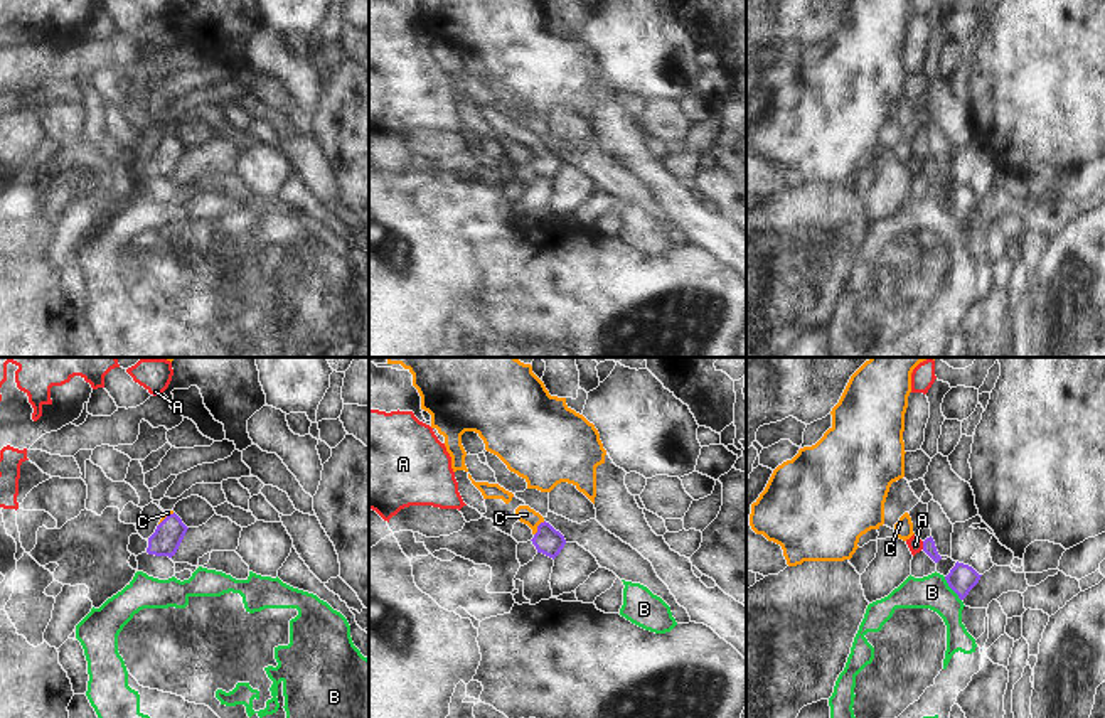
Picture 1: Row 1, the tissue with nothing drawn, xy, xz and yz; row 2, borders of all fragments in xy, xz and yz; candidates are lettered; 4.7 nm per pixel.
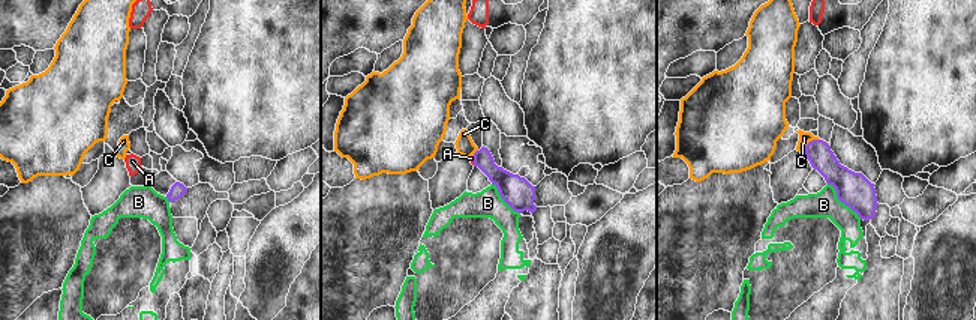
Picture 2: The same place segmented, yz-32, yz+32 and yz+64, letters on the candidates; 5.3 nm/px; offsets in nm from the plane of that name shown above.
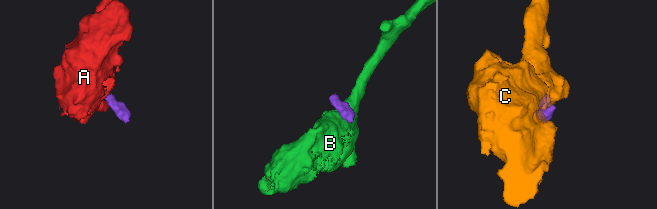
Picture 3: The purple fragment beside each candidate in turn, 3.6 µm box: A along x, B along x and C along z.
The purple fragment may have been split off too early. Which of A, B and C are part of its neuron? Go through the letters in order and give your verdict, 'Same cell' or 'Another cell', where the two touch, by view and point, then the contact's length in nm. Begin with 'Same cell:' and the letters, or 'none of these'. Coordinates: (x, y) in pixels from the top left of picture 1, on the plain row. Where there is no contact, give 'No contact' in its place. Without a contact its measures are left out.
Same cell: C
A: Another cell. Touches purple at yz (923, 167). Shared border 40 nm
B: Another cell. Touches purple at yz (950, 209). Shared border 150 nm
C: Same cell. Touches purple at xz (538, 150). Shared border 90 nm

